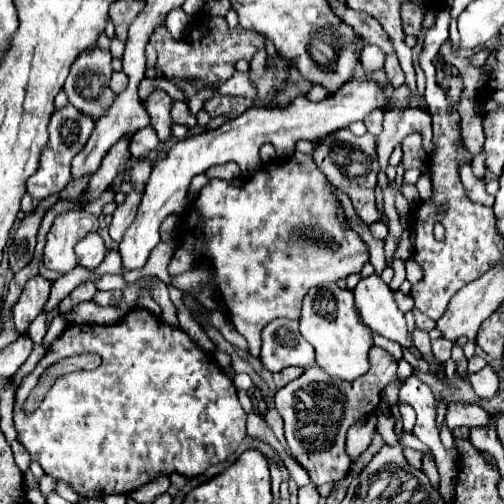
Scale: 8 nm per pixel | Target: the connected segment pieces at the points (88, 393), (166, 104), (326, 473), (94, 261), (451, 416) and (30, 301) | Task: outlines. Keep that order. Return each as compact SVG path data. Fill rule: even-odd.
M133 308L113 326L73 324L65 328L17 390L15 428L31 460L39 462L49 476L69 482L81 496L101 498L107 494L129 494L157 474L179 472L183 476L197 476L211 464L223 462L245 438L245 410L239 404L231 378L211 360L211 354L203 352L181 328L169 328L151 316L149 310ZM85 352L99 354L103 360L101 366L59 376L41 406L33 414L27 414L23 404L45 368L61 358Z
M155 90L147 100L145 100L145 110L149 112L151 118L151 126L159 136L159 142L169 142L173 138L171 126L173 126L173 118L171 118L171 106L173 100L167 92L163 90Z
M373 346L369 350L369 364L369 372L353 382L331 378L319 366L309 366L297 380L279 388L275 394L275 408L283 416L291 454L307 468L317 486L347 476L351 466L351 460L345 454L347 428L359 418L373 414L381 402L383 388L397 378L397 360L387 350Z
M91 232L89 236L85 236L83 240L77 242L75 252L79 256L79 264L93 270L103 262L103 256L105 256L103 238L97 232Z
M451 402L447 404L447 414L445 414L445 424L447 428L451 426L487 426L489 414L479 406L479 404L463 404L463 402Z
M35 276L25 284L23 294L13 306L13 322L19 334L25 334L29 324L41 314L41 308L49 298L49 290L51 290L51 282L43 276Z

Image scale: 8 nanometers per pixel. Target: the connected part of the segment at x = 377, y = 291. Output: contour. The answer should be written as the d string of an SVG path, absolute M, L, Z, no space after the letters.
M371 274L367 278L361 278L353 292L355 292L357 310L363 318L363 322L373 332L383 334L385 338L391 338L405 348L411 346L411 340L407 336L405 316L397 308L395 300L393 300L393 292L381 280L381 276Z

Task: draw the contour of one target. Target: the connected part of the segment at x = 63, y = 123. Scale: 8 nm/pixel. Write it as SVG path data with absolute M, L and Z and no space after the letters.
M67 104L63 110L53 112L49 122L49 144L41 154L37 172L27 180L27 192L33 196L33 206L37 206L41 198L63 190L71 182L71 158L85 146L93 126L95 122L77 108L73 108L71 104Z

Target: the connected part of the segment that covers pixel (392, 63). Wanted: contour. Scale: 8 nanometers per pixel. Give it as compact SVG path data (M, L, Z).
M389 54L387 58L385 58L385 72L387 72L387 78L389 78L389 84L393 86L393 88L399 88L401 84L403 84L403 80L405 80L405 74L403 74L403 70L401 70L401 64L399 64L399 58L397 58L397 54Z

